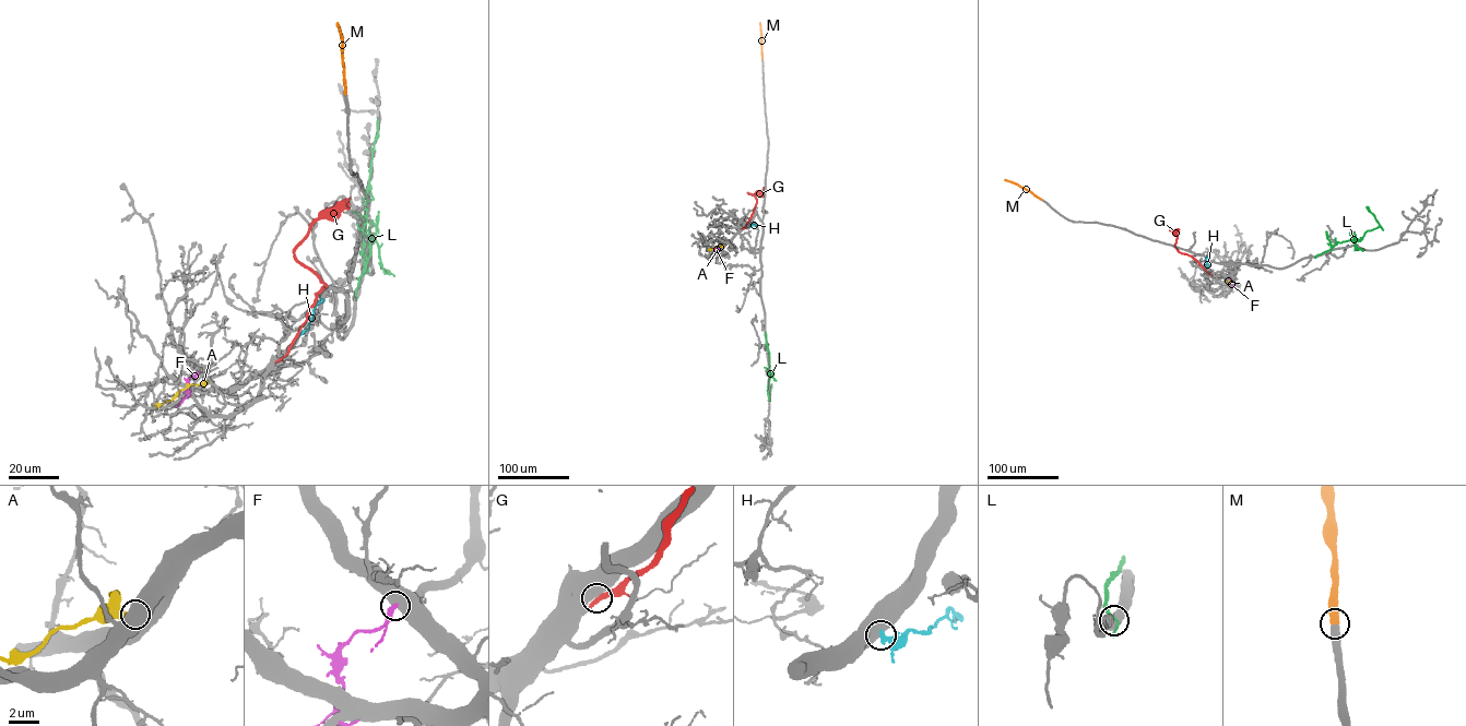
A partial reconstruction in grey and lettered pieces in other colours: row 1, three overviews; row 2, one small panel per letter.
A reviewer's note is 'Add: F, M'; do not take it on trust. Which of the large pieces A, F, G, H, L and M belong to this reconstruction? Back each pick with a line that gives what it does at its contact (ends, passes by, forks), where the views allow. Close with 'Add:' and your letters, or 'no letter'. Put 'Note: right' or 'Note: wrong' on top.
Note: wrong
G: It ends there
M: It ends there
Add: G, M

